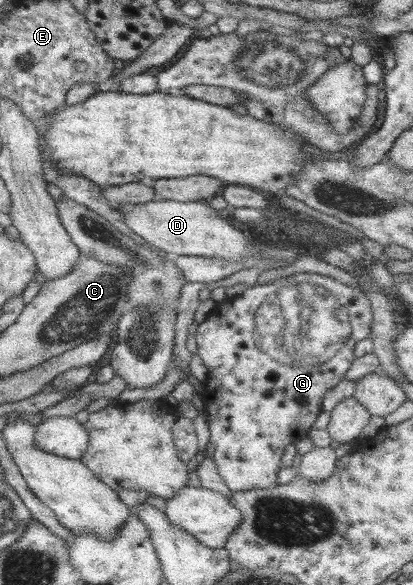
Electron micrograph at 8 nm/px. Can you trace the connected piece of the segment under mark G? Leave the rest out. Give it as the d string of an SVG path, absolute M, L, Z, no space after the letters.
M305 272L298 278L289 281L272 282L271 284L255 284L248 286L237 296L226 297L213 305L208 317L196 327L196 353L202 358L202 363L208 368L206 385L203 390L205 399L205 415L210 431L210 443L214 445L213 460L217 465L218 473L225 484L234 491L250 491L255 489L268 489L278 484L278 471L282 469L281 462L284 450L290 443L306 439L309 431L321 413L321 403L328 390L331 390L339 381L345 378L346 372L354 361L353 351L357 342L369 337L373 324L373 311L365 291L342 284L332 277L318 273Z

